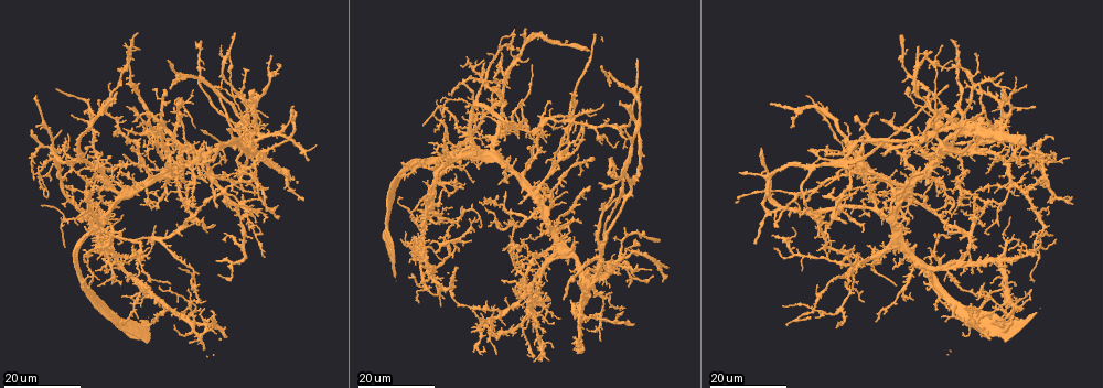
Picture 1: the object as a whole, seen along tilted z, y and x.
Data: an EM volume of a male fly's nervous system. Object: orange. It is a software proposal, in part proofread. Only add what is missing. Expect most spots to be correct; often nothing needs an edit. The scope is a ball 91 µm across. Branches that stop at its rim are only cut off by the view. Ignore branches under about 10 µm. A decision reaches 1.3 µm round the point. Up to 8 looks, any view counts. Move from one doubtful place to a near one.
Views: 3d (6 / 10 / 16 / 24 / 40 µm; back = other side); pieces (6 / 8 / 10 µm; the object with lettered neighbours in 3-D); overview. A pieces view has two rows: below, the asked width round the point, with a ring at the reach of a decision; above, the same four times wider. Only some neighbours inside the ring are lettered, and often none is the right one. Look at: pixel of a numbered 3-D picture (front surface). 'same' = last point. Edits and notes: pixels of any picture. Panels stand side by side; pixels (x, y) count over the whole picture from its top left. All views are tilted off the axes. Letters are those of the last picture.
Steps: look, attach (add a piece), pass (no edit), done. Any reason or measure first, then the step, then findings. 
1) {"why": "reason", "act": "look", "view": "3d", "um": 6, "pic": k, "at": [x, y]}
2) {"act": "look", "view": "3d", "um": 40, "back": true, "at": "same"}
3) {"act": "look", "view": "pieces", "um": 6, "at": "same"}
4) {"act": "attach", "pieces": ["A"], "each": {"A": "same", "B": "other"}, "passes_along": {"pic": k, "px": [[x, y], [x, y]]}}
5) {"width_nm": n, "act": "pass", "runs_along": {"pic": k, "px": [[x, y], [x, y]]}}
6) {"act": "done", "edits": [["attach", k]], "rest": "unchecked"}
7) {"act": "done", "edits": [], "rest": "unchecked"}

{"why": "branch stops here", "act": "look", "view": "3d", "um": 16, "pic": 1, "at": [863, 301]}

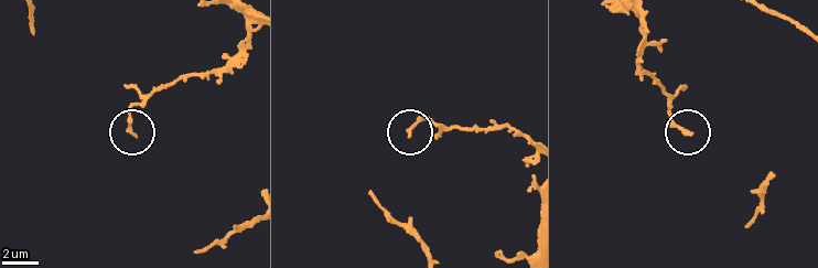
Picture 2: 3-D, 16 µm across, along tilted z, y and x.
{"act": "look", "view": "pieces", "um": 6, "pic": 2, "at": [408, 135]}

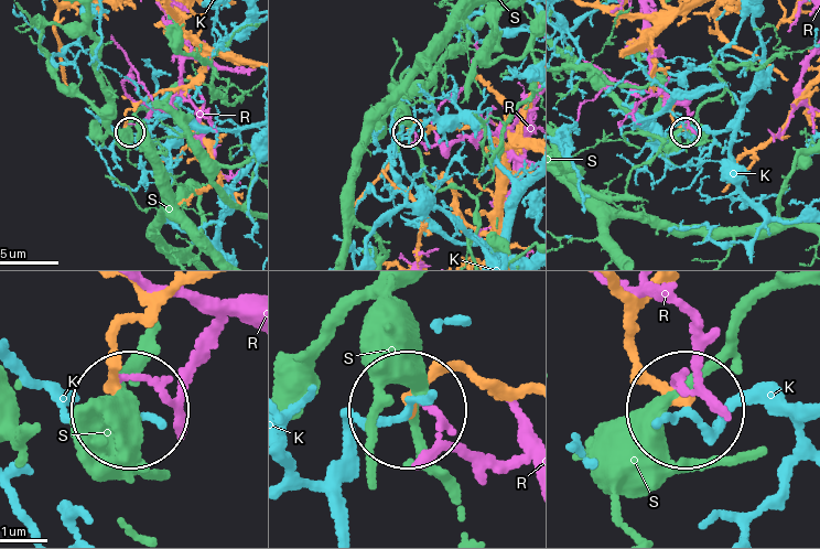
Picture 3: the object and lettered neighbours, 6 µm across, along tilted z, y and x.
{"width_nm": 190, "act": "pass", "each": {"K": "other", "R": "other", "S": "other"}, "runs_along": {"pic": 3, "px": [[496, 384], [450, 369], [408, 408]]}, "found": "no lettered piece goes on from it"}

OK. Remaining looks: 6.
{"why": "an open end", "act": "look", "view": "3d", "um": 16, "pic": 1, "at": [948, 236]}

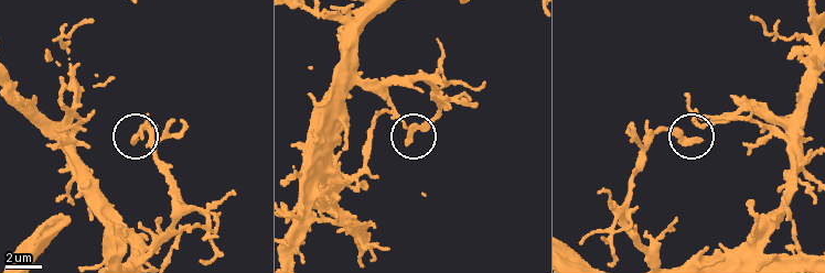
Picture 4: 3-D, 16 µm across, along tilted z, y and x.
{"act": "look", "view": "pieces", "um": 8, "pic": 4, "at": [408, 143]}

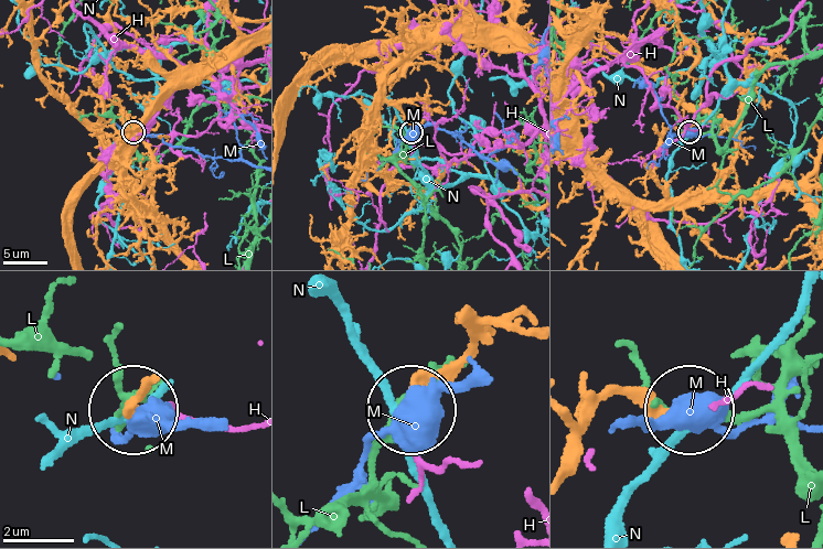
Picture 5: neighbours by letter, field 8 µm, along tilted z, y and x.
{"act": "pass", "each": {"H": "other", "L": "other", "M": "other", "N": "other"}, "found": "none of them fits"}

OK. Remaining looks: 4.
{"why": "branch stops here", "act": "look", "view": "3d", "um": 24, "pic": 1, "at": [519, 205]}

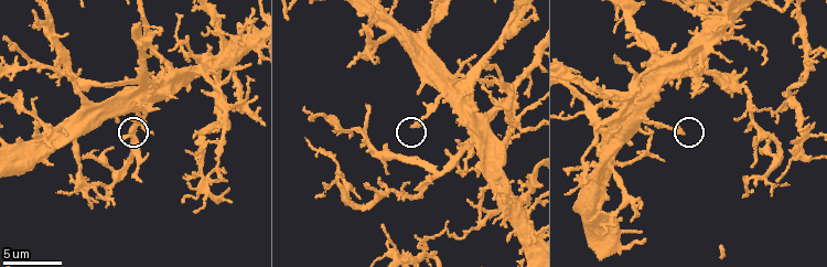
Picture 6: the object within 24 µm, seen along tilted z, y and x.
{"act": "look", "view": "pieces", "um": 8, "pic": 6, "at": [681, 131]}

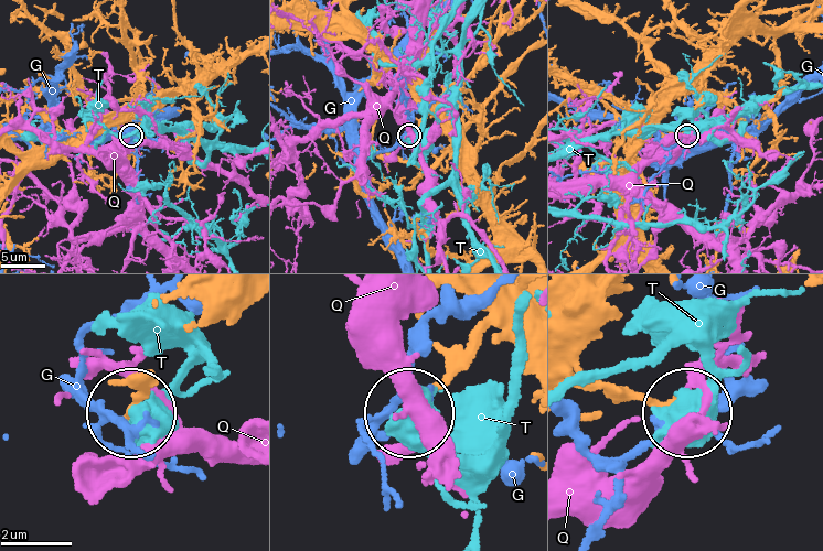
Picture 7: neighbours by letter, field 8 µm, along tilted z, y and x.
{"width_nm": 200, "act": "pass", "each": {"G": "other", "Q": "other", "T": "other"}, "found": "none of them fits"}

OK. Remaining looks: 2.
{"why": "tapers out", "act": "look", "view": "pieces", "um": 8, "pic": 6, "at": [218, 179]}

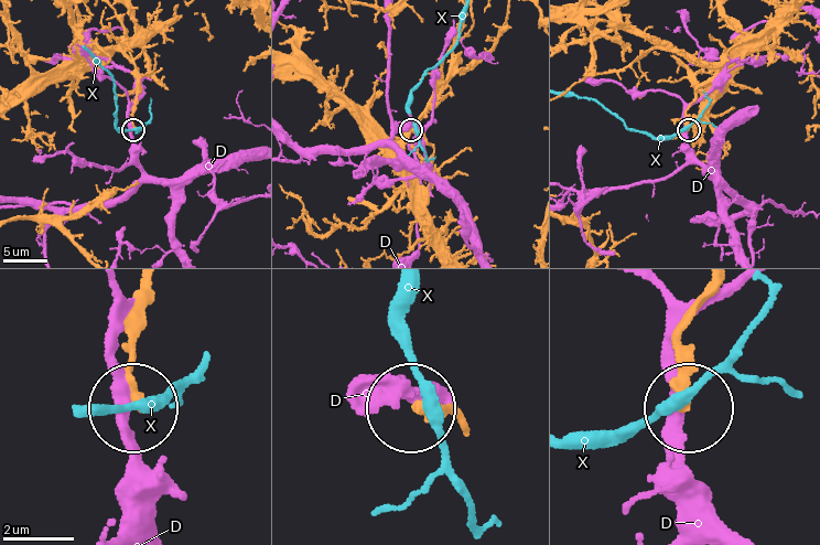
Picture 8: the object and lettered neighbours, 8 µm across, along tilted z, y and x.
{"act": "pass", "each": {"D": "other", "X": "other"}, "runs_along": {"pic": 8, "px": [[711, 289], [683, 344], [683, 403]]}, "found": "none of them fits"}

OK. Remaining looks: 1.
{"act": "done", "edits": [], "rest": "unchecked"}

